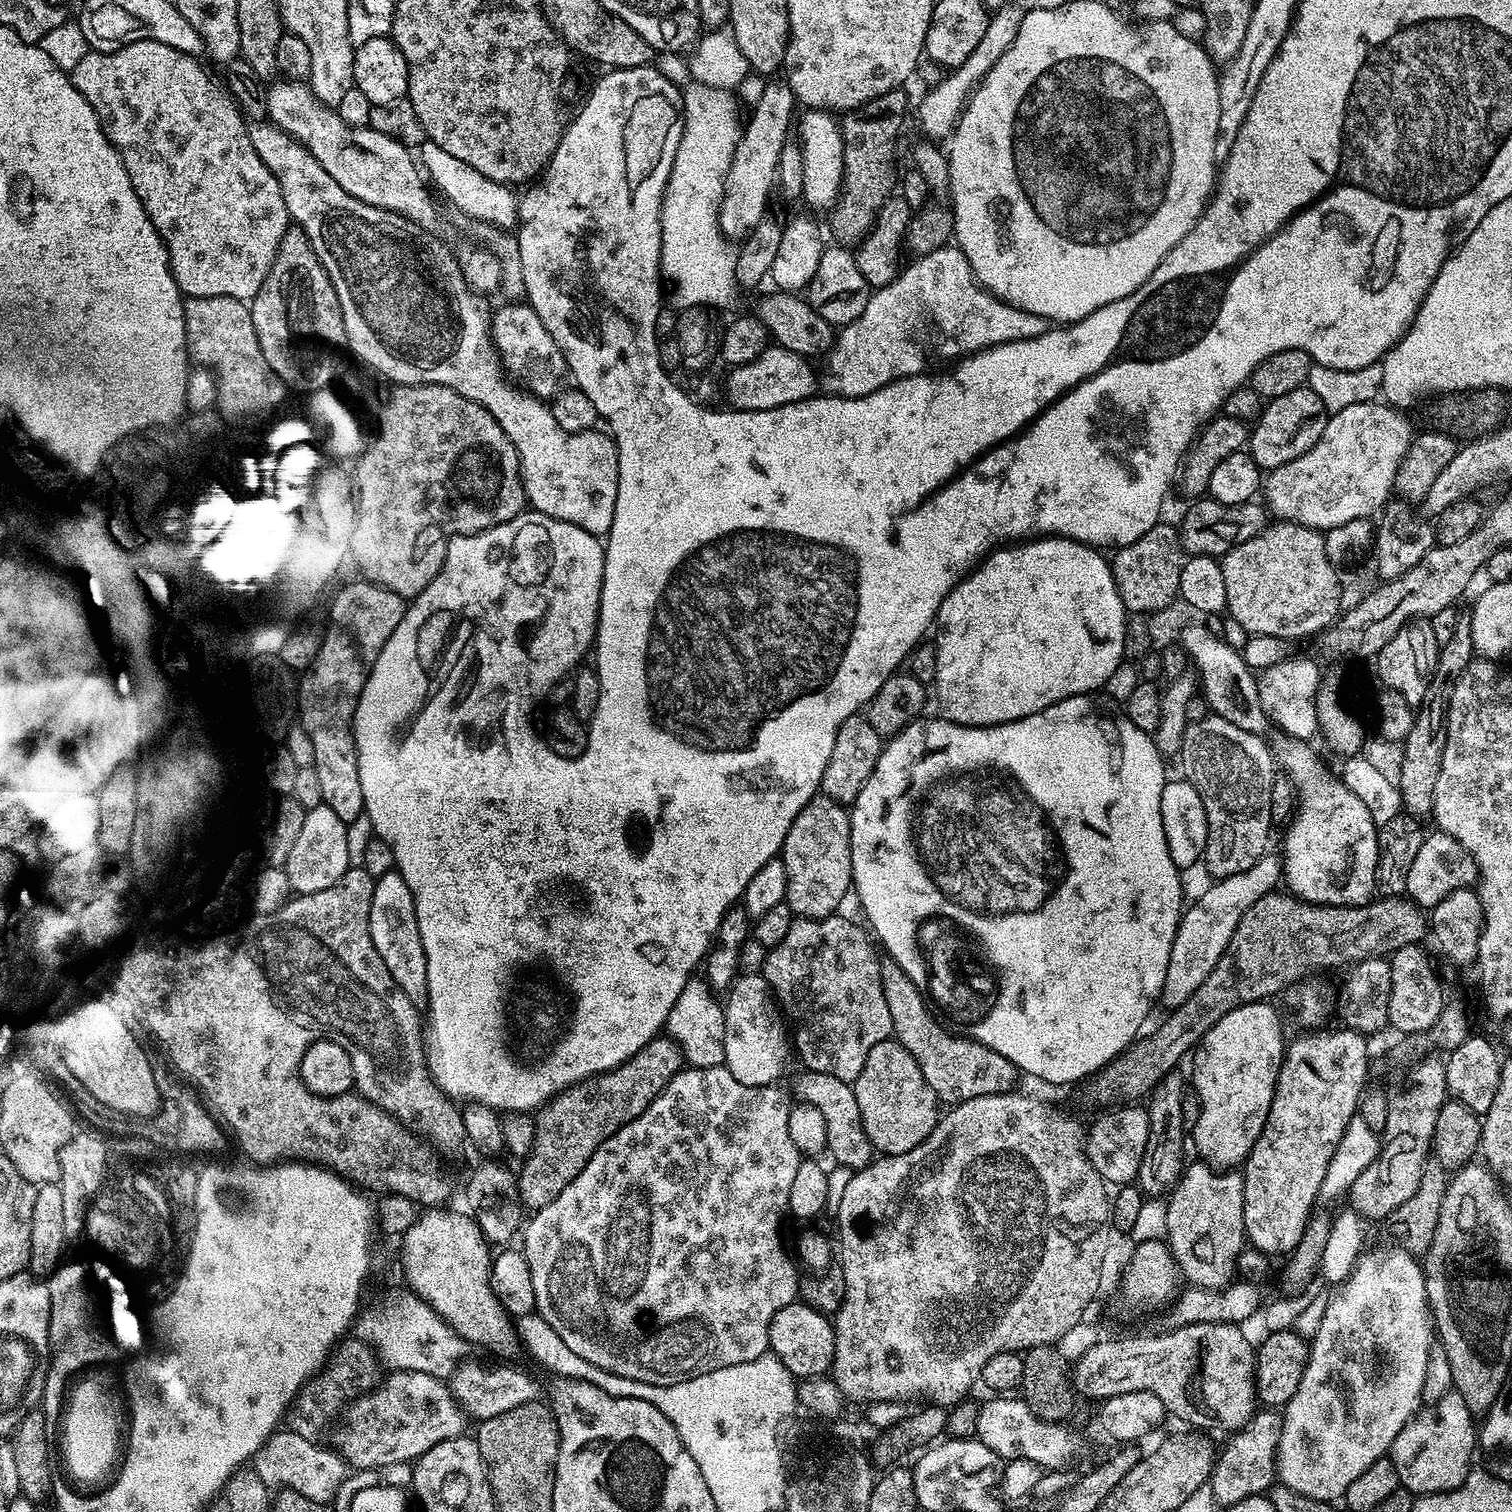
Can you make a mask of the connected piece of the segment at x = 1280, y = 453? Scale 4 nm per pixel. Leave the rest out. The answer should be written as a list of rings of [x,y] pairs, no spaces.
[[[1305,386],[1298,390],[1290,390],[1290,394],[1282,394],[1278,398],[1267,401],[1250,428],[1246,451],[1254,458],[1261,470],[1271,470],[1278,466],[1286,466],[1286,462],[1294,462],[1294,458],[1302,458],[1318,438],[1322,438],[1322,430],[1328,425],[1329,412],[1314,390]]]

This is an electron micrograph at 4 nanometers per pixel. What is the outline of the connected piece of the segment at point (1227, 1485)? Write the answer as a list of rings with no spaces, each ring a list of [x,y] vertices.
[[[1260,1410],[1250,1418],[1245,1428],[1235,1429],[1228,1437],[1228,1445],[1215,1457],[1208,1481],[1217,1507],[1229,1508],[1242,1498],[1265,1495],[1268,1487],[1277,1483],[1276,1451],[1282,1438],[1283,1415],[1276,1410]]]

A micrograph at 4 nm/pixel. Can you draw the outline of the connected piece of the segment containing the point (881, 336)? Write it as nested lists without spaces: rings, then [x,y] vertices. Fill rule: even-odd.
[[[945,246],[911,262],[892,283],[869,295],[866,310],[858,319],[839,329],[834,347],[826,356],[825,393],[865,396],[892,380],[921,375],[931,356],[955,361],[983,348],[1049,332],[1050,321],[1046,318],[1018,310],[981,288],[960,248]]]

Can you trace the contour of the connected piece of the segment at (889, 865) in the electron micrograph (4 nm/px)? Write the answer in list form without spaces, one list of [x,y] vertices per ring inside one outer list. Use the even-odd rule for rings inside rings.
[[[1089,694],[1089,695],[1087,695],[1087,696],[1071,696],[1071,697],[1070,697],[1070,698],[1066,698],[1066,699],[1065,699],[1065,700],[1063,700],[1063,701],[1062,701],[1062,702],[1058,702],[1058,703],[1057,703],[1057,704],[1055,704],[1055,705],[1054,705],[1054,706],[1050,706],[1050,707],[1049,707],[1049,708],[1044,708],[1044,709],[1043,709],[1043,710],[1041,710],[1041,711],[1040,711],[1040,712],[1039,712],[1039,713],[1038,713],[1038,714],[1030,714],[1030,715],[1029,715],[1029,716],[1023,716],[1023,718],[1022,718],[1022,719],[1021,719],[1021,720],[1010,720],[1010,721],[1008,721],[1008,723],[1006,723],[1006,724],[990,724],[990,725],[987,725],[987,726],[973,726],[973,725],[971,725],[971,724],[954,724],[954,723],[952,723],[952,721],[951,721],[951,720],[949,720],[949,719],[947,719],[947,718],[939,718],[939,719],[940,719],[940,720],[924,720],[924,719],[925,719],[925,718],[917,718],[917,719],[915,719],[915,720],[913,720],[913,721],[912,721],[912,723],[911,723],[911,724],[907,724],[907,726],[905,726],[905,728],[904,728],[904,729],[902,729],[902,730],[901,730],[901,731],[900,731],[900,732],[897,732],[897,733],[896,733],[896,735],[895,735],[895,736],[893,736],[893,737],[891,737],[891,739],[889,739],[889,740],[888,740],[888,741],[887,741],[887,743],[885,743],[885,744],[884,744],[884,745],[883,745],[883,747],[881,747],[881,750],[880,750],[880,757],[879,757],[879,758],[878,758],[878,762],[877,762],[877,763],[876,763],[876,765],[875,765],[875,766],[874,766],[874,770],[873,770],[873,771],[872,771],[872,773],[871,773],[871,774],[870,774],[870,778],[869,778],[869,779],[868,779],[868,781],[867,781],[867,782],[866,782],[866,786],[864,786],[864,787],[863,787],[863,788],[862,788],[862,790],[861,790],[861,791],[860,791],[860,794],[859,794],[859,796],[858,796],[858,798],[857,798],[857,799],[856,799],[856,801],[854,801],[854,803],[852,803],[852,805],[850,805],[850,815],[851,815],[851,817],[852,817],[852,821],[851,821],[851,822],[850,822],[850,842],[851,842],[851,843],[852,843],[852,883],[853,883],[853,885],[854,885],[854,896],[857,896],[857,898],[858,898],[858,899],[860,899],[860,904],[861,904],[861,906],[862,906],[862,907],[864,907],[864,916],[865,916],[865,918],[866,918],[866,919],[868,919],[868,924],[869,924],[869,925],[868,925],[868,924],[867,924],[867,927],[868,927],[868,928],[869,928],[869,929],[871,929],[871,931],[872,931],[872,932],[873,932],[873,933],[874,933],[874,936],[875,936],[875,932],[874,932],[874,931],[876,931],[876,936],[877,936],[877,937],[876,937],[876,936],[875,936],[875,939],[876,939],[876,940],[877,940],[877,941],[879,941],[879,940],[878,940],[878,939],[880,939],[880,940],[881,940],[881,942],[882,942],[882,943],[884,943],[884,948],[885,948],[885,950],[886,950],[886,951],[888,951],[888,953],[887,953],[887,955],[888,955],[888,956],[889,956],[889,957],[891,957],[891,959],[893,959],[893,960],[895,960],[895,962],[896,962],[896,965],[897,965],[897,966],[899,966],[899,968],[901,968],[901,969],[902,969],[902,970],[903,970],[903,971],[904,971],[904,972],[905,972],[905,973],[906,973],[906,975],[908,975],[908,977],[909,977],[909,978],[910,978],[910,982],[914,982],[914,986],[918,986],[918,987],[919,987],[919,988],[921,988],[921,989],[923,989],[923,988],[924,988],[924,987],[925,987],[925,986],[926,986],[926,988],[927,988],[927,984],[928,984],[928,988],[929,988],[929,989],[928,989],[928,988],[927,988],[927,991],[928,991],[928,992],[929,992],[929,993],[930,993],[930,996],[931,996],[931,992],[930,992],[930,991],[932,991],[932,996],[933,996],[933,997],[932,997],[932,996],[931,996],[931,999],[932,999],[932,1000],[933,1000],[933,1001],[934,1001],[934,1004],[935,1004],[935,1000],[934,1000],[934,999],[936,999],[936,1004],[937,1004],[937,1005],[936,1005],[936,1004],[935,1004],[935,1007],[936,1007],[936,1008],[937,1008],[937,1009],[939,1009],[939,1008],[938,1008],[938,1007],[940,1007],[940,1008],[945,1008],[945,1010],[946,1010],[946,1011],[948,1011],[948,1012],[957,1012],[957,1014],[958,1014],[958,1015],[960,1015],[960,1017],[958,1017],[958,1018],[957,1018],[957,1020],[956,1020],[956,1025],[954,1025],[954,1028],[955,1028],[955,1031],[956,1031],[956,1032],[957,1032],[957,1033],[960,1033],[960,1034],[963,1034],[963,1035],[965,1035],[965,1036],[971,1036],[971,1037],[972,1037],[972,1039],[973,1039],[973,1040],[977,1040],[977,1041],[978,1041],[978,1042],[982,1042],[982,1043],[983,1043],[983,1044],[985,1044],[985,1045],[986,1045],[986,1046],[990,1046],[990,1047],[991,1047],[991,1048],[992,1048],[992,1049],[994,1049],[994,1050],[995,1050],[995,1052],[997,1052],[997,1053],[998,1053],[998,1054],[1002,1054],[1002,1058],[1006,1058],[1006,1059],[1007,1059],[1007,1060],[1009,1060],[1009,1061],[1010,1061],[1010,1062],[1011,1062],[1011,1063],[1012,1063],[1012,1065],[1014,1065],[1014,1067],[1015,1067],[1015,1068],[1016,1068],[1016,1069],[1017,1069],[1017,1070],[1019,1070],[1019,1071],[1020,1071],[1020,1072],[1021,1072],[1021,1073],[1024,1073],[1024,1072],[1029,1072],[1029,1074],[1030,1074],[1030,1075],[1032,1075],[1032,1076],[1037,1076],[1037,1078],[1038,1078],[1038,1079],[1040,1079],[1040,1080],[1045,1080],[1045,1082],[1046,1082],[1046,1083],[1048,1083],[1048,1084],[1072,1084],[1072,1083],[1074,1083],[1074,1082],[1075,1082],[1075,1080],[1081,1080],[1081,1082],[1084,1082],[1084,1081],[1087,1081],[1087,1080],[1088,1080],[1088,1079],[1089,1079],[1089,1078],[1091,1078],[1091,1077],[1093,1077],[1093,1076],[1095,1076],[1095,1075],[1096,1075],[1096,1073],[1097,1073],[1097,1072],[1099,1072],[1099,1071],[1100,1071],[1100,1069],[1102,1069],[1102,1068],[1104,1068],[1104,1067],[1105,1067],[1105,1066],[1106,1066],[1106,1065],[1108,1065],[1108,1064],[1109,1064],[1109,1063],[1110,1063],[1110,1061],[1111,1061],[1111,1060],[1112,1060],[1112,1059],[1113,1059],[1113,1058],[1114,1058],[1114,1057],[1115,1057],[1115,1056],[1119,1056],[1119,1055],[1120,1055],[1120,1053],[1121,1053],[1121,1052],[1124,1052],[1124,1051],[1125,1051],[1125,1050],[1126,1050],[1126,1049],[1128,1049],[1128,1047],[1130,1047],[1130,1045],[1131,1045],[1131,1044],[1132,1044],[1132,1042],[1133,1042],[1133,1040],[1135,1040],[1135,1039],[1137,1039],[1137,1037],[1139,1037],[1139,1036],[1140,1036],[1140,1035],[1141,1035],[1141,1032],[1142,1032],[1142,1029],[1140,1029],[1140,1027],[1142,1027],[1142,1026],[1143,1026],[1143,1024],[1144,1024],[1144,1019],[1146,1019],[1146,1018],[1147,1018],[1147,1016],[1148,1016],[1148,1011],[1150,1011],[1150,1010],[1151,1010],[1151,1008],[1152,1008],[1152,1003],[1154,1003],[1154,1004],[1156,1004],[1156,1003],[1157,1003],[1157,1001],[1159,1001],[1159,999],[1160,999],[1160,994],[1161,994],[1161,992],[1162,992],[1162,990],[1163,990],[1163,984],[1164,984],[1164,983],[1165,983],[1165,982],[1166,982],[1166,972],[1167,972],[1167,964],[1168,964],[1168,963],[1169,963],[1169,962],[1170,962],[1170,956],[1171,956],[1171,947],[1172,947],[1172,946],[1174,946],[1174,940],[1175,940],[1175,934],[1176,934],[1176,931],[1178,931],[1178,929],[1179,929],[1179,924],[1180,924],[1180,918],[1181,918],[1181,915],[1182,915],[1182,913],[1183,913],[1183,912],[1184,912],[1184,910],[1185,910],[1185,908],[1186,908],[1186,901],[1185,901],[1185,902],[1184,902],[1184,884],[1183,884],[1183,882],[1182,882],[1182,881],[1180,881],[1180,876],[1182,876],[1182,872],[1181,872],[1181,869],[1178,869],[1178,868],[1176,868],[1176,866],[1175,866],[1175,864],[1174,864],[1174,859],[1173,859],[1173,858],[1172,858],[1172,857],[1171,857],[1171,856],[1170,856],[1170,850],[1168,850],[1168,849],[1167,849],[1167,844],[1166,844],[1166,836],[1165,836],[1165,835],[1164,835],[1164,834],[1163,834],[1163,824],[1162,824],[1162,811],[1161,811],[1161,799],[1162,799],[1162,790],[1163,790],[1163,786],[1164,786],[1164,784],[1165,784],[1165,781],[1166,781],[1166,775],[1164,775],[1164,764],[1166,764],[1166,760],[1165,760],[1165,757],[1163,757],[1163,756],[1161,756],[1161,755],[1160,755],[1160,751],[1159,751],[1159,750],[1157,750],[1157,749],[1156,749],[1156,742],[1155,742],[1155,739],[1153,739],[1153,737],[1152,737],[1152,736],[1151,736],[1151,735],[1149,735],[1149,733],[1147,733],[1147,732],[1143,732],[1143,731],[1142,731],[1142,730],[1138,730],[1138,726],[1134,726],[1134,722],[1130,722],[1130,718],[1129,718],[1129,717],[1128,717],[1128,716],[1127,716],[1127,715],[1126,715],[1126,712],[1125,712],[1125,709],[1124,709],[1124,708],[1123,708],[1123,707],[1121,707],[1121,705],[1120,705],[1120,704],[1119,704],[1119,703],[1117,703],[1117,701],[1115,701],[1115,700],[1113,700],[1113,699],[1112,699],[1112,698],[1111,698],[1111,697],[1109,697],[1109,696],[1108,696],[1108,695],[1107,695],[1107,694]]]

